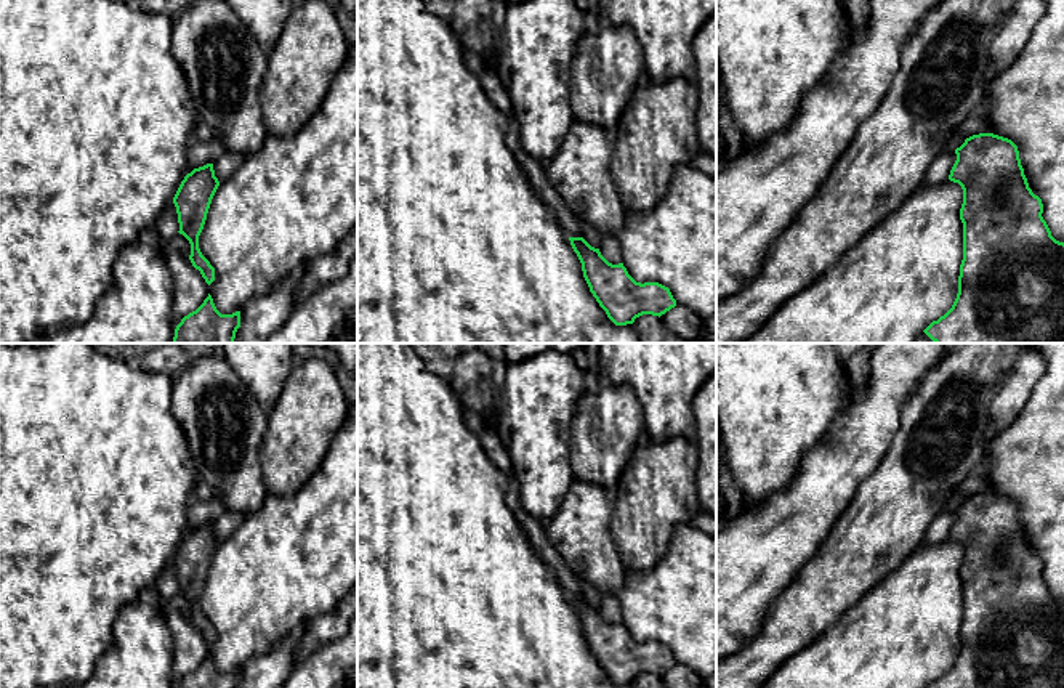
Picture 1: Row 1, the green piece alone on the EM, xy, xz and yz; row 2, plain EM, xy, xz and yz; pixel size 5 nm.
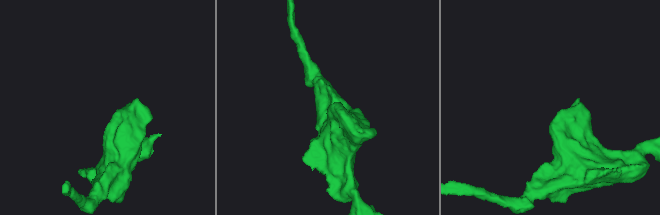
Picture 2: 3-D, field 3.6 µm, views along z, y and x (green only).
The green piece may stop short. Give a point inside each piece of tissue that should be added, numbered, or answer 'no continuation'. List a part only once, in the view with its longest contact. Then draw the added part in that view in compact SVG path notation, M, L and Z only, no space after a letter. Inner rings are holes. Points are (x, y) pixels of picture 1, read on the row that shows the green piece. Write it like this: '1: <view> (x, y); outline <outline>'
no continuation

